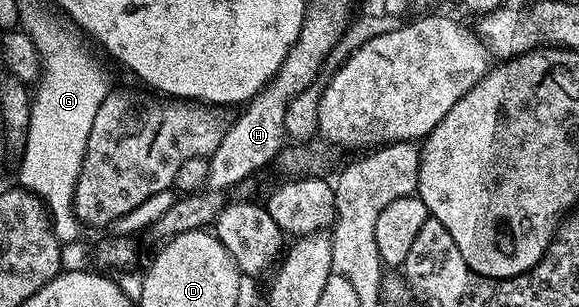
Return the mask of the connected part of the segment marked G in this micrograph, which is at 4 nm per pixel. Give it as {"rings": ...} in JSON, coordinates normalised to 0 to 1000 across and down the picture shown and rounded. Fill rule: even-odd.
{"rings":[[[60,55],[43,94],[73,186],[74,238],[57,290],[31,599],[73,658],[88,756],[102,788],[133,785],[140,772],[140,723],[130,694],[130,599],[147,518],[154,423],[161,417],[161,388],[187,309],[188,280],[135,127],[98,72]]]}

